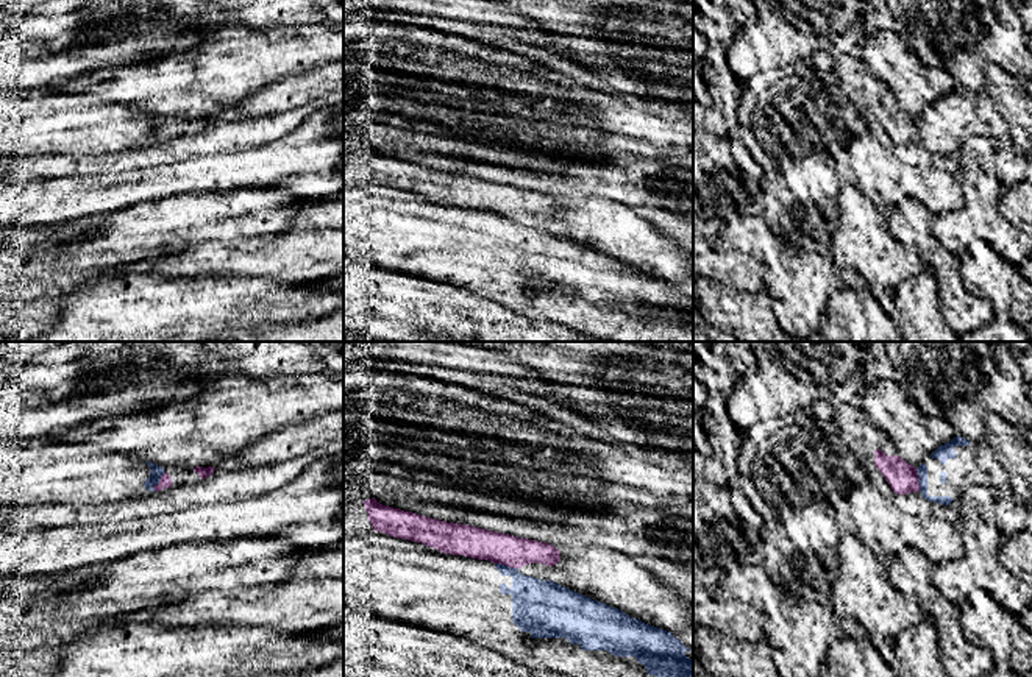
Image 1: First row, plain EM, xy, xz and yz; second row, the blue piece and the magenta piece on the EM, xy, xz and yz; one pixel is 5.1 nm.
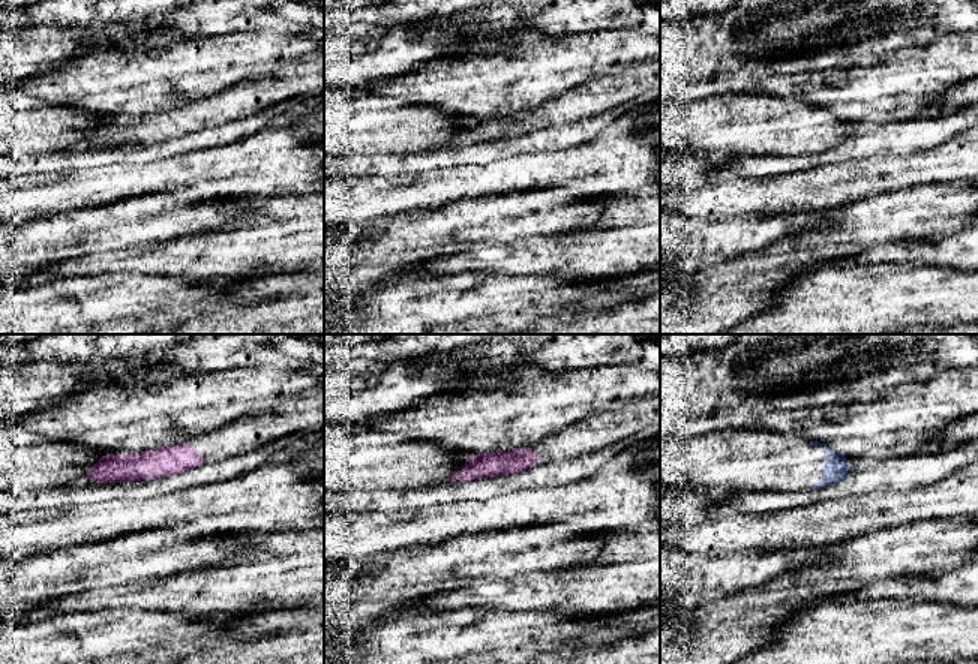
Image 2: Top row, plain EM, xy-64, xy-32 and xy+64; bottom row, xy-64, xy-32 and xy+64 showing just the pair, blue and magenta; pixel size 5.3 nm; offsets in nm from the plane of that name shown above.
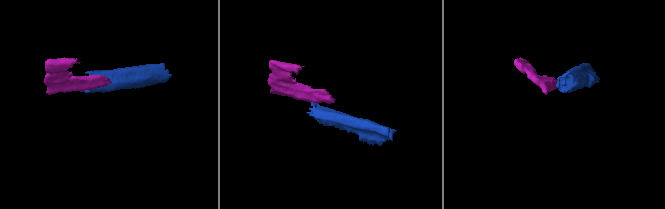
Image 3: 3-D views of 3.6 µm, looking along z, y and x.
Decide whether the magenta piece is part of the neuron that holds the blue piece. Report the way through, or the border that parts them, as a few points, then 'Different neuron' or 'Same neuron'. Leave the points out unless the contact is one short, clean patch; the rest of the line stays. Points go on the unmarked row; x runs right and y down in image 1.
Boundary: xz (495, 212), (517, 220). Different neuron

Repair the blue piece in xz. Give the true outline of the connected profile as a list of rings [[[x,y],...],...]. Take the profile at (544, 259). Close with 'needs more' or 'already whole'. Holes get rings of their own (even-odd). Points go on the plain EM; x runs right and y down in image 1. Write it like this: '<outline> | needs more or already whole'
[[[376,181],[343,186],[343,257],[367,259],[387,270],[454,284],[531,320],[554,321],[604,342],[693,342],[693,310],[685,307],[690,300],[670,282],[551,231],[523,226],[517,218],[445,204]]] | needs more

